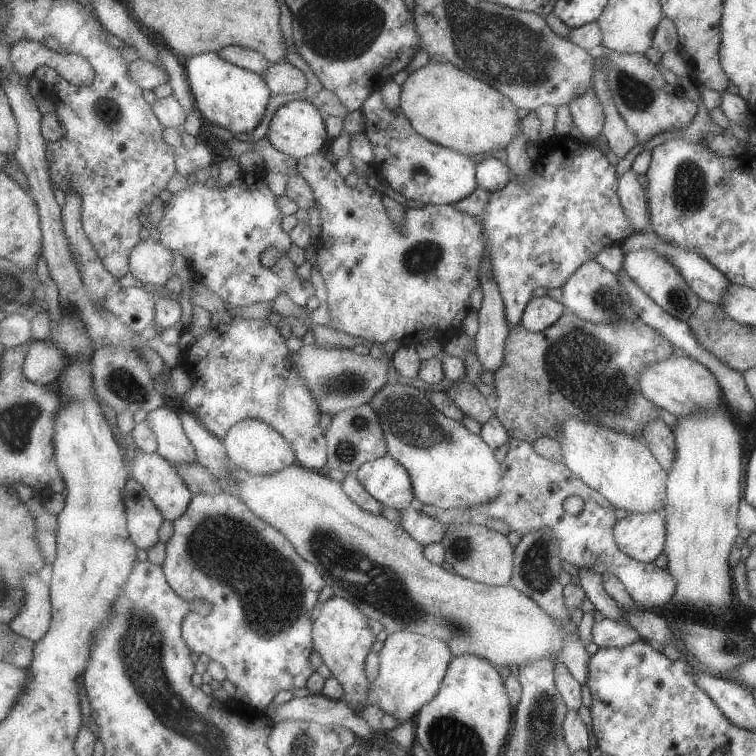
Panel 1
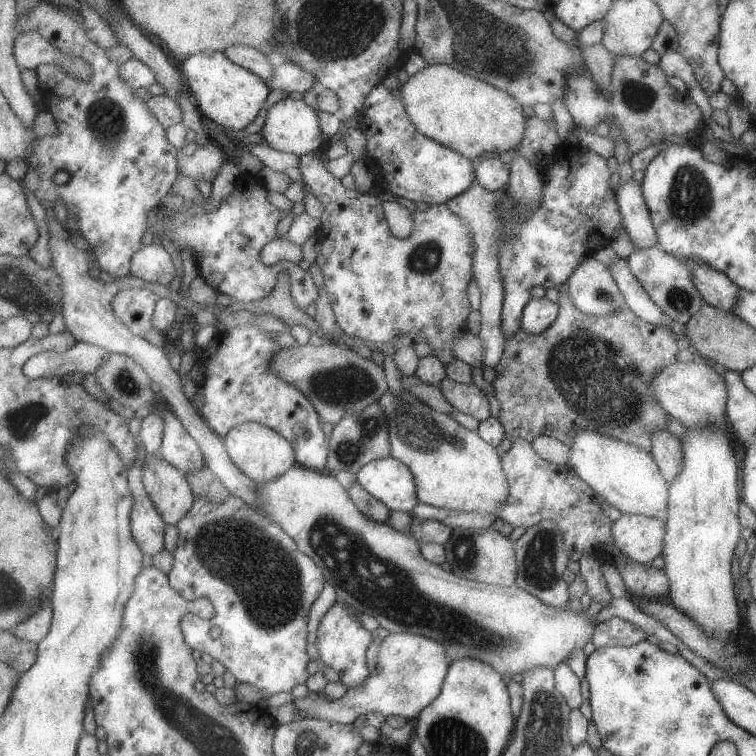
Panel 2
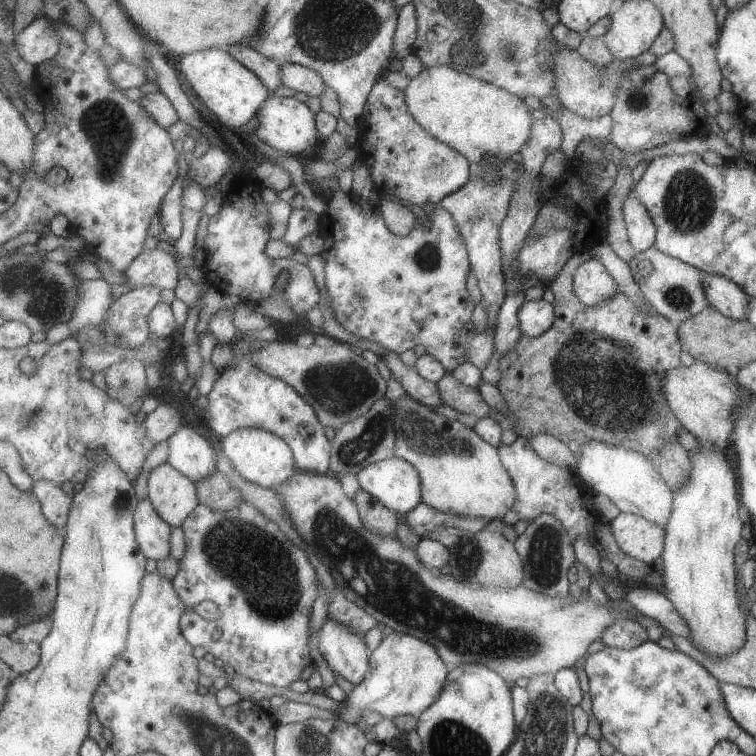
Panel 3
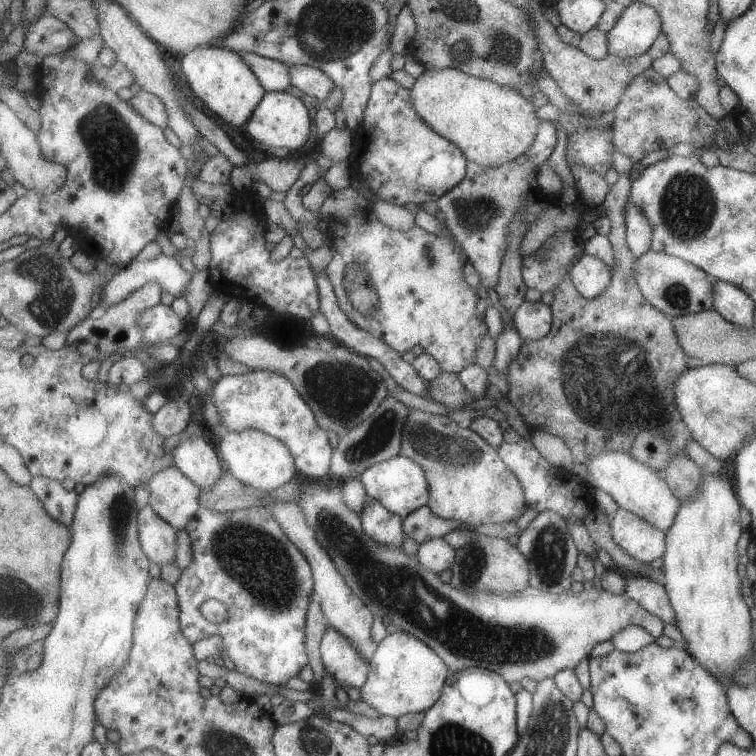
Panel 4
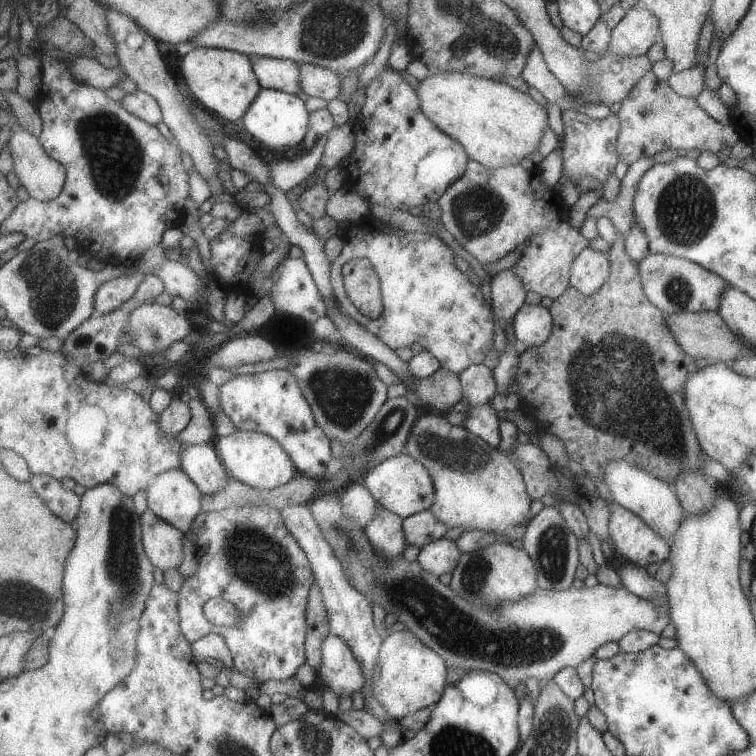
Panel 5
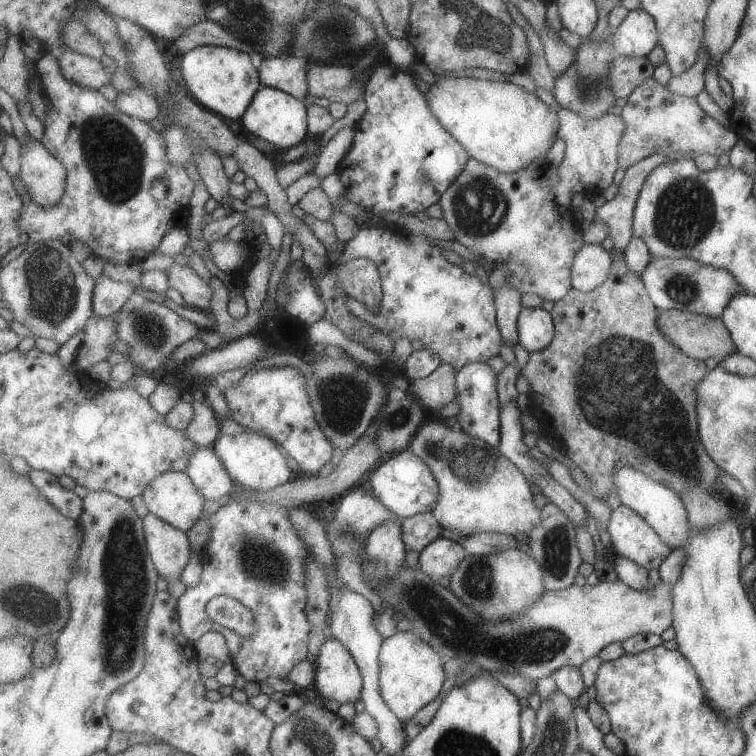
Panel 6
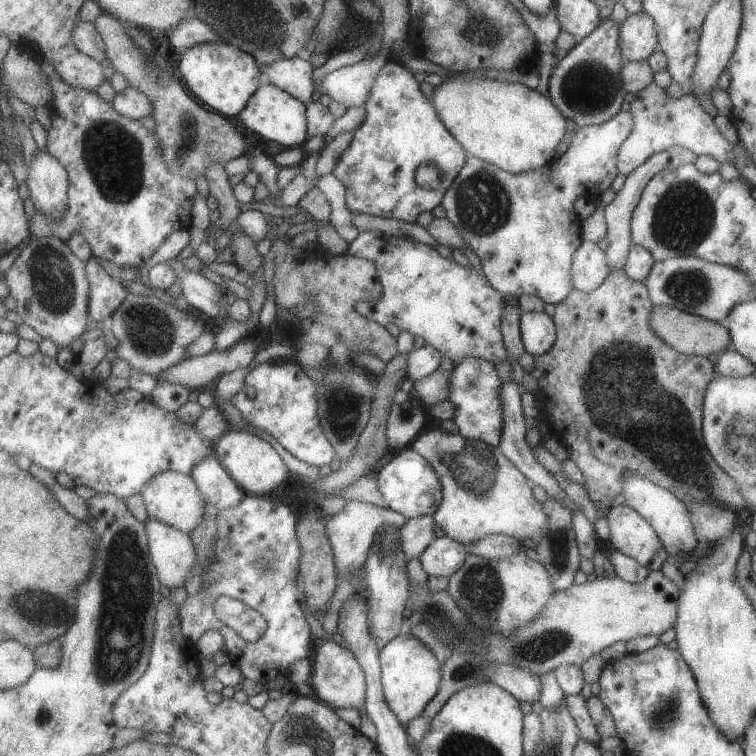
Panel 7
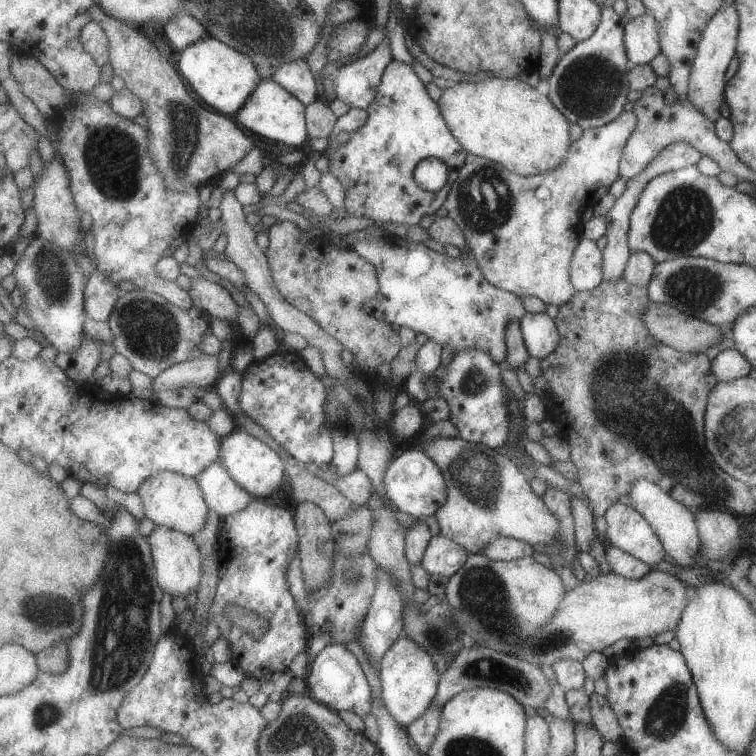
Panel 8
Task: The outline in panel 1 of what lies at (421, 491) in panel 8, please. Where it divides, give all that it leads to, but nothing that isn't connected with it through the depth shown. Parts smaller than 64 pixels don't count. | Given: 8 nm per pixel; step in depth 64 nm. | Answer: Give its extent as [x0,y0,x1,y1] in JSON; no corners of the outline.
[358,454,416,511]

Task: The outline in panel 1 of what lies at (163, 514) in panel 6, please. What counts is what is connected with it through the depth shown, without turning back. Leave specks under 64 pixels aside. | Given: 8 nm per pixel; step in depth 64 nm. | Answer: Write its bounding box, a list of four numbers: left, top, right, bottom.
[132,449,195,523]

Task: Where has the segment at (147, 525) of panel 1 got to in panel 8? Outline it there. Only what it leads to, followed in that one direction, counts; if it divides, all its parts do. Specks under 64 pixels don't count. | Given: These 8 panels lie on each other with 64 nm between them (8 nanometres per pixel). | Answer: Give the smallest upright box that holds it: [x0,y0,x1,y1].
[148,525,203,598]

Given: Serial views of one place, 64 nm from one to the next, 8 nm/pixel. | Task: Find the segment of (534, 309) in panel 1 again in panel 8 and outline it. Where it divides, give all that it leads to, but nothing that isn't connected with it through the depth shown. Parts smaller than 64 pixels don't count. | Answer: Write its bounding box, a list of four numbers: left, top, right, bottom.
[518,312,559,359]

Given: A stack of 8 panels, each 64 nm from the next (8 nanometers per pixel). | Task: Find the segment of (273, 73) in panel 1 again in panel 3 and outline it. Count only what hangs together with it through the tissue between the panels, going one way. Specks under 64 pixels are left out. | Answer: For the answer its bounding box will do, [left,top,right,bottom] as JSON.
[282,63,328,97]

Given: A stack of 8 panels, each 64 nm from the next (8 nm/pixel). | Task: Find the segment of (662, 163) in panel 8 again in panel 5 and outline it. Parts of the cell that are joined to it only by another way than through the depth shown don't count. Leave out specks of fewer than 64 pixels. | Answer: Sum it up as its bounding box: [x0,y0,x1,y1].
[586,158,654,240]

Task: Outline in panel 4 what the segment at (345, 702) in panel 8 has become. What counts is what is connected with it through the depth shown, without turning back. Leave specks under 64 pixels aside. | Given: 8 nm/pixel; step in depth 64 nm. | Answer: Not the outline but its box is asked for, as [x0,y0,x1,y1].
[320,626,370,689]

